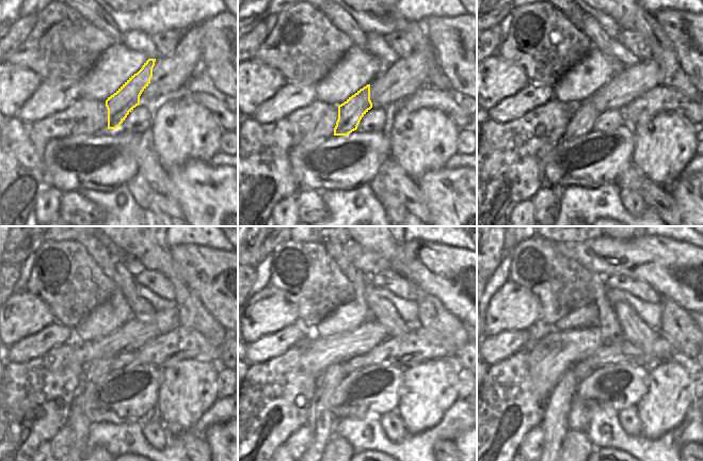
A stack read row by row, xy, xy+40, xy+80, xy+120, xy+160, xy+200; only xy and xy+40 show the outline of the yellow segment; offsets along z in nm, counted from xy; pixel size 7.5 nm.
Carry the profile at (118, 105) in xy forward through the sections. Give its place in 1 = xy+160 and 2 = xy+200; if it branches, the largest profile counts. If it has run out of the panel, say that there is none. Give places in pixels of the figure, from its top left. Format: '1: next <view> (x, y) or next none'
1: next xy+160 (320, 419)
2: next xy+200 (555, 425)

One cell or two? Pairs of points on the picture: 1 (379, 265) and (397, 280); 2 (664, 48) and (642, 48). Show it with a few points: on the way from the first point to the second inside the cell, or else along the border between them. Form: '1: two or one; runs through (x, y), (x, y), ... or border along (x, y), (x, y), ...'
1: two; border along (390, 269), (384, 269), (367, 276)
2: two; border along (633, 31), (637, 31), (646, 41), (652, 58)

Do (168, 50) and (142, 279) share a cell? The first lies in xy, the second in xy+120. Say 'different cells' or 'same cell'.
same cell

